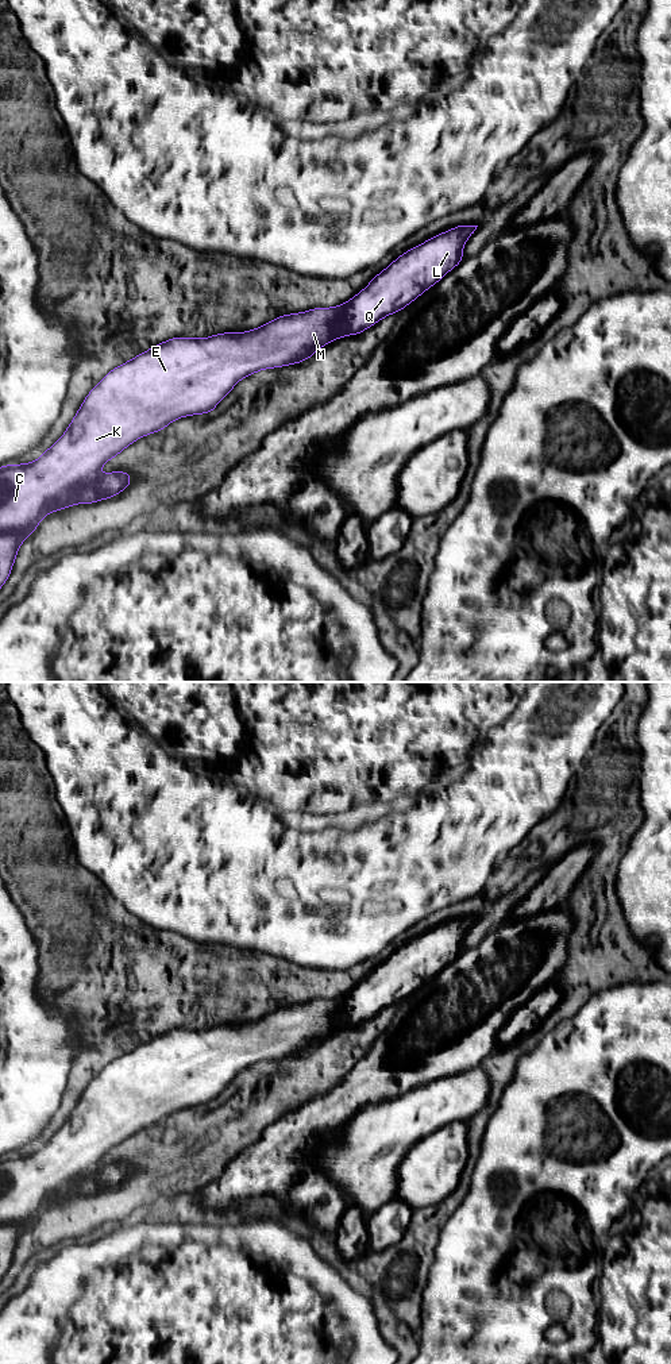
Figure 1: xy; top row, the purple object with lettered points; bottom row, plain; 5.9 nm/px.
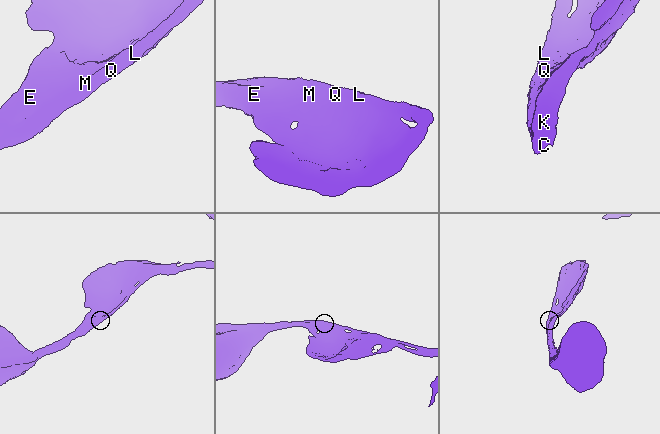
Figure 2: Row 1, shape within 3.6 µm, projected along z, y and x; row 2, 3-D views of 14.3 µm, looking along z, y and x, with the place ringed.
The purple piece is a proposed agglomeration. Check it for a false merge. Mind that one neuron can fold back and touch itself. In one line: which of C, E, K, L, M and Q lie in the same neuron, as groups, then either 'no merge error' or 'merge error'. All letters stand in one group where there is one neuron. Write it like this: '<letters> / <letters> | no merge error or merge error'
C E K M / L Q | merge error

